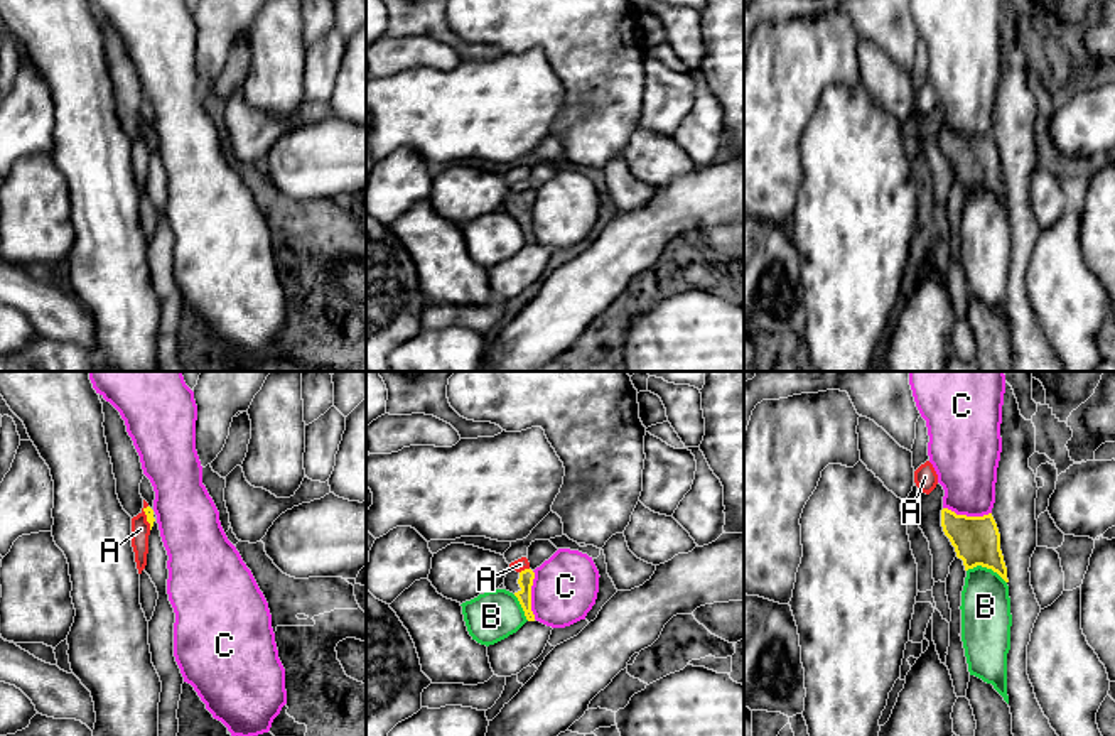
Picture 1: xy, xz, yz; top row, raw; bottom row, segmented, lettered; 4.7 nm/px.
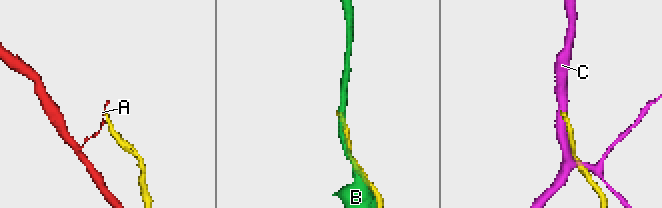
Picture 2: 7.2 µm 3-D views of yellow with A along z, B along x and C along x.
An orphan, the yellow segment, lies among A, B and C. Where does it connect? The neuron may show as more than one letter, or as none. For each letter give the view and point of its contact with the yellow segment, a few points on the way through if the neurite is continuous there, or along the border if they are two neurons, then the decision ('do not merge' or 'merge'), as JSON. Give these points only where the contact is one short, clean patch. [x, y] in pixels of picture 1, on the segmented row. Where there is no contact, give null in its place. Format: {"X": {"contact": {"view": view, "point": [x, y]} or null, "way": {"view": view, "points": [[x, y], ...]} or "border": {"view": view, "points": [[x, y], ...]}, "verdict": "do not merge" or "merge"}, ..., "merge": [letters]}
{"A": {"contact": {"view": "xz", "point": [525, 569]}, "verdict": "do not merge"}, "B": {"contact": {"view": "yz", "point": [987, 568]}, "verdict": "do not merge"}, "C": {"contact": {"view": "xz", "point": [530, 595]}, "verdict": "do not merge"}, "merge": []}

